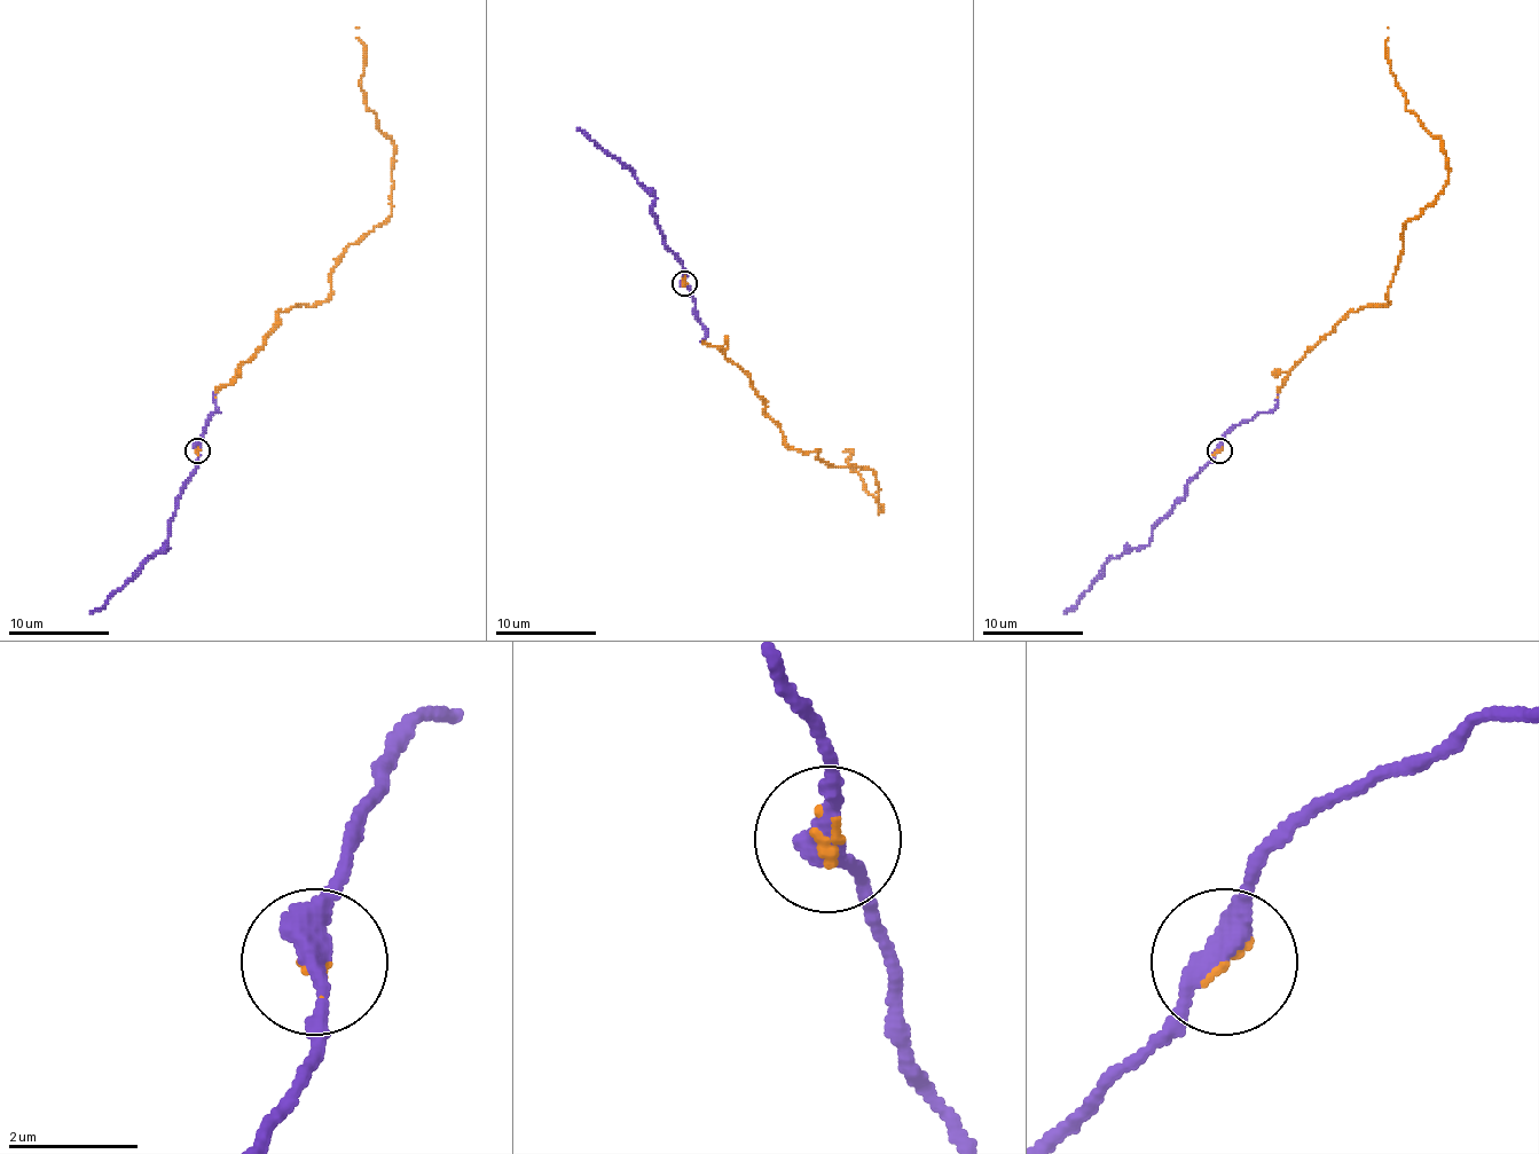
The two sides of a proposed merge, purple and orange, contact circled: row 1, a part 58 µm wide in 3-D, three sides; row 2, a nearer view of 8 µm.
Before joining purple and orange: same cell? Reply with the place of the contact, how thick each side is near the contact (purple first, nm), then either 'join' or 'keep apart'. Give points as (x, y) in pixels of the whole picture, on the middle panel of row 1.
place (684, 283); calibres 360 and 110 nm; join

